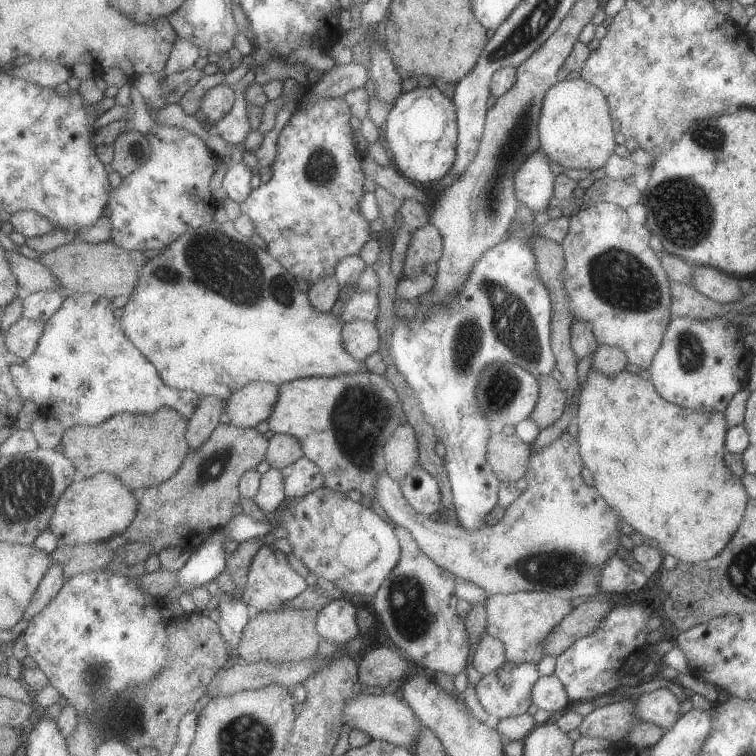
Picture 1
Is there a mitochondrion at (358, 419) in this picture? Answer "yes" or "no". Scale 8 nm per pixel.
yes

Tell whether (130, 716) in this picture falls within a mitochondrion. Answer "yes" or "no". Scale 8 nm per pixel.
yes

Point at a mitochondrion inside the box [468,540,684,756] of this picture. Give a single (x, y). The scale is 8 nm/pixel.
(557, 567)

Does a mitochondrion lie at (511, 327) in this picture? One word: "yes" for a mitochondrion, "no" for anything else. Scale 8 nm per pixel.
yes

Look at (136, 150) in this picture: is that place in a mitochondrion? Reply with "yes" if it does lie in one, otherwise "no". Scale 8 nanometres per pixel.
no

